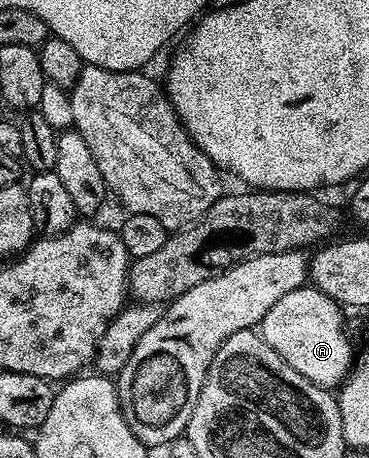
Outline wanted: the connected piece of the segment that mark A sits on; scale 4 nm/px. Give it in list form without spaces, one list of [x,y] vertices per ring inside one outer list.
[[[302,286],[269,306],[261,321],[261,335],[266,344],[273,346],[273,350],[297,370],[297,374],[305,374],[305,378],[317,386],[335,390],[346,379],[353,363],[351,344],[343,329],[343,312],[344,309],[320,288]]]

